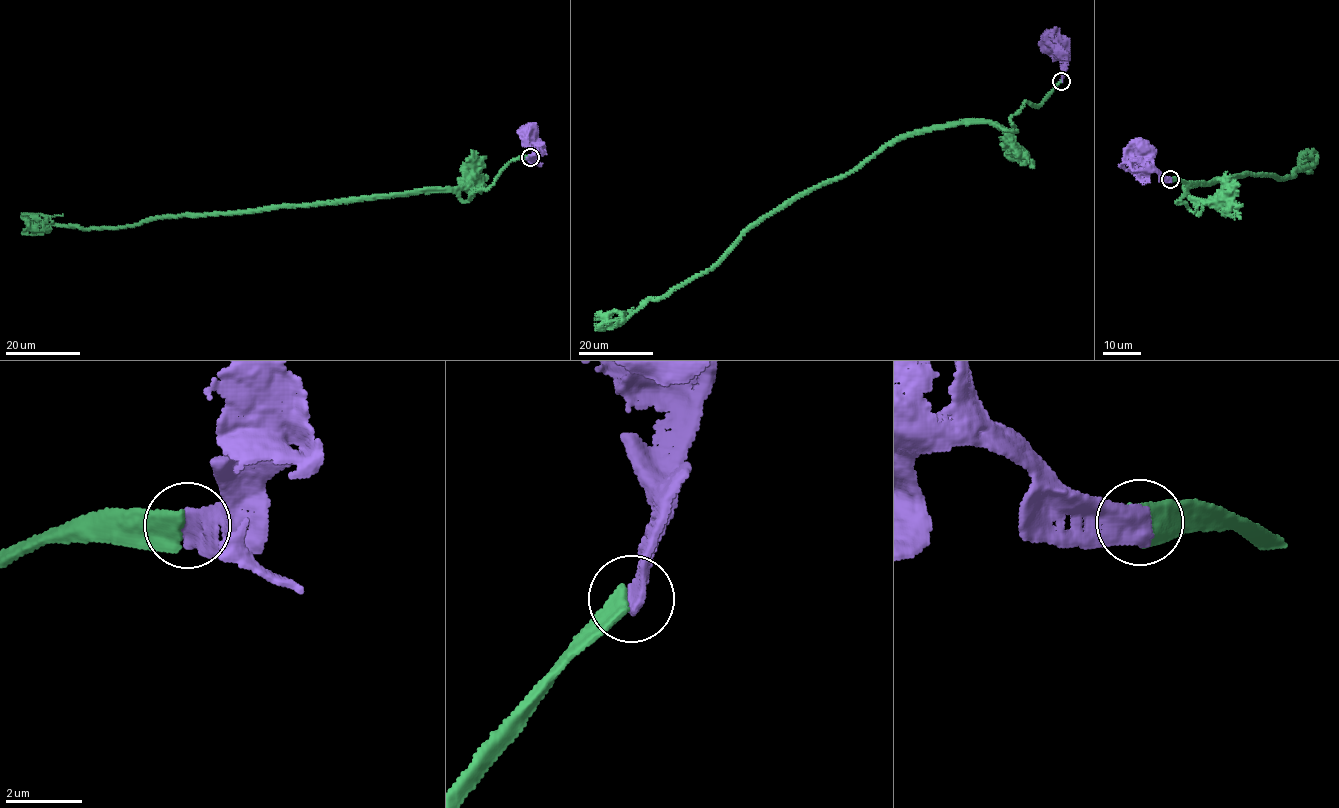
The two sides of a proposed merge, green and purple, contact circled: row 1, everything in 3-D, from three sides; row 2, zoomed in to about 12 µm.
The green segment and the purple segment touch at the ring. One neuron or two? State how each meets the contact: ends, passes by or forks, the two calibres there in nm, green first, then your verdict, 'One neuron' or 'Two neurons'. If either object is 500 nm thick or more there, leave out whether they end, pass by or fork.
Thickness 400 nm (green) against 500 nm. Two neurons

